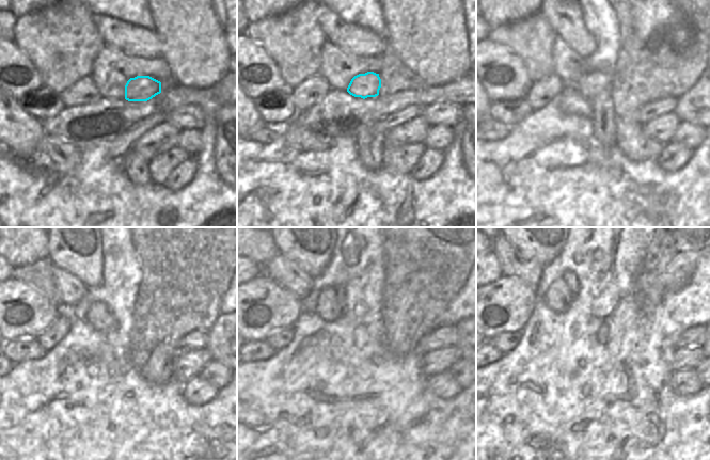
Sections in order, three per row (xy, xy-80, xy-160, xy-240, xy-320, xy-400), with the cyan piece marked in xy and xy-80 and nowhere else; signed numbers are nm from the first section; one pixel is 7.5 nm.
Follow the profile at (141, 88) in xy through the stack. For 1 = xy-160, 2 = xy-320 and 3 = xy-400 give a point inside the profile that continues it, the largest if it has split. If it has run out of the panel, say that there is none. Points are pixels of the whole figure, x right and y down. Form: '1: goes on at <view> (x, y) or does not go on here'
1: goes on at xy-160 (589, 84)
2: goes on at xy-320 (329, 307)
3: goes on at xy-400 (558, 297)

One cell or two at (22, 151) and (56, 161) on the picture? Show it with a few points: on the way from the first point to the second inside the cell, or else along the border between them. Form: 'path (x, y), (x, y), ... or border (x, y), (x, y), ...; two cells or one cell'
border (45, 135), (40, 154), (35, 158), (25, 161); two cells

